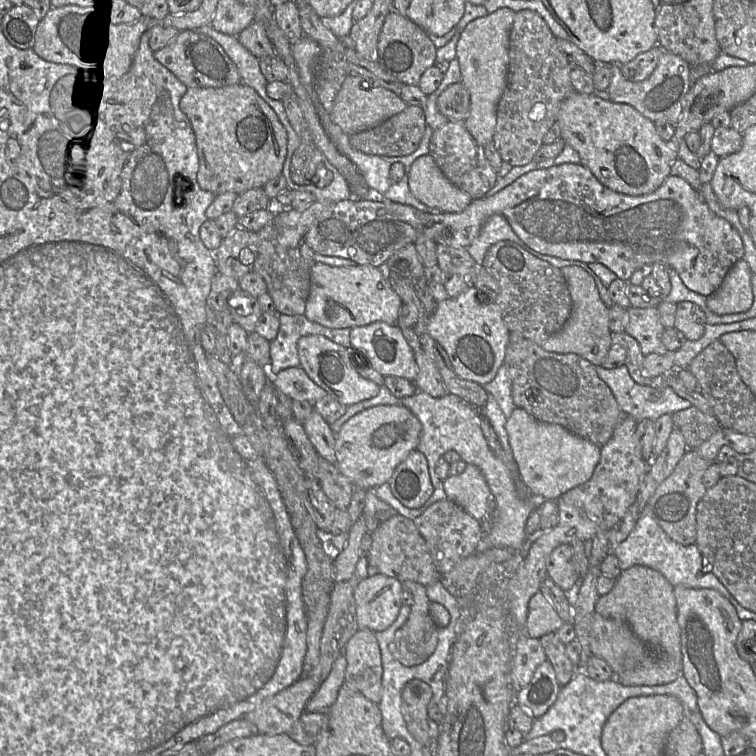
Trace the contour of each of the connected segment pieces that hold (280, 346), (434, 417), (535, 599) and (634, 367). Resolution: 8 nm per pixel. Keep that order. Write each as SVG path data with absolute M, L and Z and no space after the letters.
M278 315L278 317L279 331L270 342L269 376L276 376L287 368L300 367L297 342L306 335L322 335L346 349L352 349L350 344L351 329L328 328L311 322L304 315Z
M382 385L377 396L347 406L345 414L330 426L332 432L335 435L338 434L348 419L363 410L377 405L404 406L417 417L422 425L422 433L416 449L427 458L431 475L437 475L435 472L437 462L442 458L444 453L450 450L456 451L460 455L461 460L467 464L473 464L481 470L492 493L492 521L487 524L485 536L480 543L480 550L507 548L521 551L522 553L527 552L532 543L526 534L527 519L531 512L538 509L547 499L534 494L530 494L528 497L520 497L511 477L510 470L489 448L482 432L481 416L475 408L481 409L482 418L486 418L494 429L503 450L505 452L512 452L505 428L507 418L492 395L488 394L487 401L483 407L475 407L449 393L443 397L435 398L418 390L412 396L397 398L386 386Z
M537 592L530 599L526 623L528 636L540 639L545 634L556 633L563 623L564 621L542 593Z
M626 332L612 333L612 344L621 345L626 351L626 358L624 365L627 367L632 379L641 385L659 386L666 385L663 378L649 378L643 367L644 355L636 339Z

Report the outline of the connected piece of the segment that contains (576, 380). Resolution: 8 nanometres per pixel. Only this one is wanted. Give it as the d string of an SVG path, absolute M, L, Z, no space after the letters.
M510 331L504 365L512 381L515 407L524 409L539 421L559 424L600 448L612 437L622 414L626 414L621 410L608 385L599 378L595 366L577 354L548 352L519 332Z

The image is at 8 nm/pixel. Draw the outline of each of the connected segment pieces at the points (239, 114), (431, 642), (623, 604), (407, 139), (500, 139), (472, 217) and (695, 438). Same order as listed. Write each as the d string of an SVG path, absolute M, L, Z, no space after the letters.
M243 83L221 88L189 87L180 100L180 109L193 129L199 159L197 182L201 189L215 196L225 192L237 195L263 188L271 179L282 174L287 154L287 131L273 109L250 86Z
M413 581L401 583L412 593L413 604L407 620L395 632L389 650L402 665L412 667L424 663L434 653L438 627L429 612L426 587Z
M634 565L621 572L611 591L599 596L595 612L604 617L625 622L634 634L655 653L634 669L615 676L624 686L654 686L668 684L682 675L680 627L674 586L665 576L644 565Z
M410 105L378 126L349 136L349 142L369 155L406 156L417 150L426 126L424 110Z
M521 10L515 12L509 35L509 63L507 85L497 105L497 123L493 144L504 162L511 166L524 166L544 144L543 137L556 122L561 103L576 92L570 79L570 63L560 51L557 38L547 23L536 12Z
M565 163L554 165L549 168L538 168L536 170L527 172L494 195L479 199L473 199L463 211L457 213L444 212L442 214L432 214L429 212L418 210L412 206L404 205L398 202L392 202L390 200L343 200L328 207L328 209L306 231L303 237L303 241L307 243L307 245L316 254L349 259L355 262L357 265L371 265L374 267L382 267L382 265L386 263L389 258L391 258L400 249L408 244L414 244L420 237L428 238L429 240L434 241L436 244L442 244L446 247L467 248L479 234L482 226L487 221L487 219L494 214L503 215L509 222L515 234L525 244L541 254L554 256L564 260L581 261L586 264L600 263L611 270L613 273L615 273L615 275L619 279L626 282L628 282L632 274L643 265L663 263L677 271L681 280L688 289L706 297L711 296L720 287L728 271L736 261L742 259L744 254L742 239L738 231L726 219L719 217L715 213L713 213L704 201L700 192L698 190L695 190L683 178L679 176L669 175L665 179L665 181L652 193L641 196L631 196L618 193L607 188L606 186L601 184L601 182L591 173L589 169L585 168L580 163Z
M695 406L671 415L674 428L681 431L689 449L695 449L721 426L715 416L707 415Z

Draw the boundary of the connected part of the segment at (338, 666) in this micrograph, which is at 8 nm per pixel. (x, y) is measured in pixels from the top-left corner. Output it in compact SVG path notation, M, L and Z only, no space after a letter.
M340 655L333 664L328 677L318 686L308 701L305 712L326 711L333 705L342 684L345 682L346 658Z

